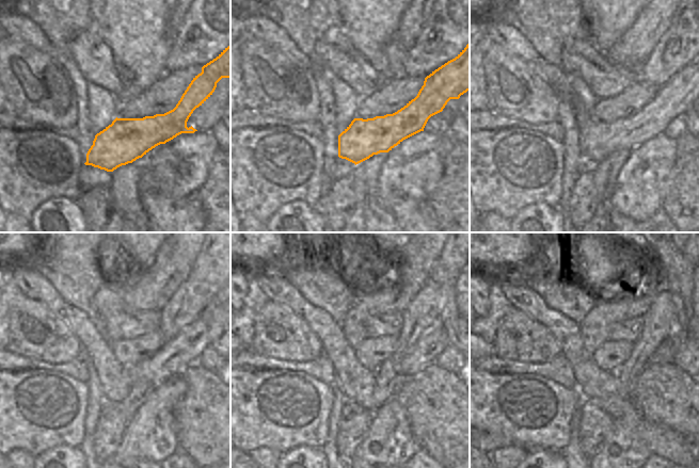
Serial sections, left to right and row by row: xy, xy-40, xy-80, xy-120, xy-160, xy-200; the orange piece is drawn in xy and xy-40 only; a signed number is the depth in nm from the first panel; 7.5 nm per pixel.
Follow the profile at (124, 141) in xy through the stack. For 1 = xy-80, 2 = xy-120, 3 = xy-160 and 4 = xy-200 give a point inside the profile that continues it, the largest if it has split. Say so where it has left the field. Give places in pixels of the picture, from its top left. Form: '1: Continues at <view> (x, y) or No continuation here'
1: Continues at xy-80 (676, 97)
2: Continues at xy-120 (174, 357)
3: Continues at xy-160 (430, 344)
4: Continues at xy-200 (664, 354)

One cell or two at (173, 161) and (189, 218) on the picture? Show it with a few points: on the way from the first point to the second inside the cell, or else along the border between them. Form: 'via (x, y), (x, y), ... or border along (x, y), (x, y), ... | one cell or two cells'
via (169, 175), (169, 197), (175, 204) | one cell

